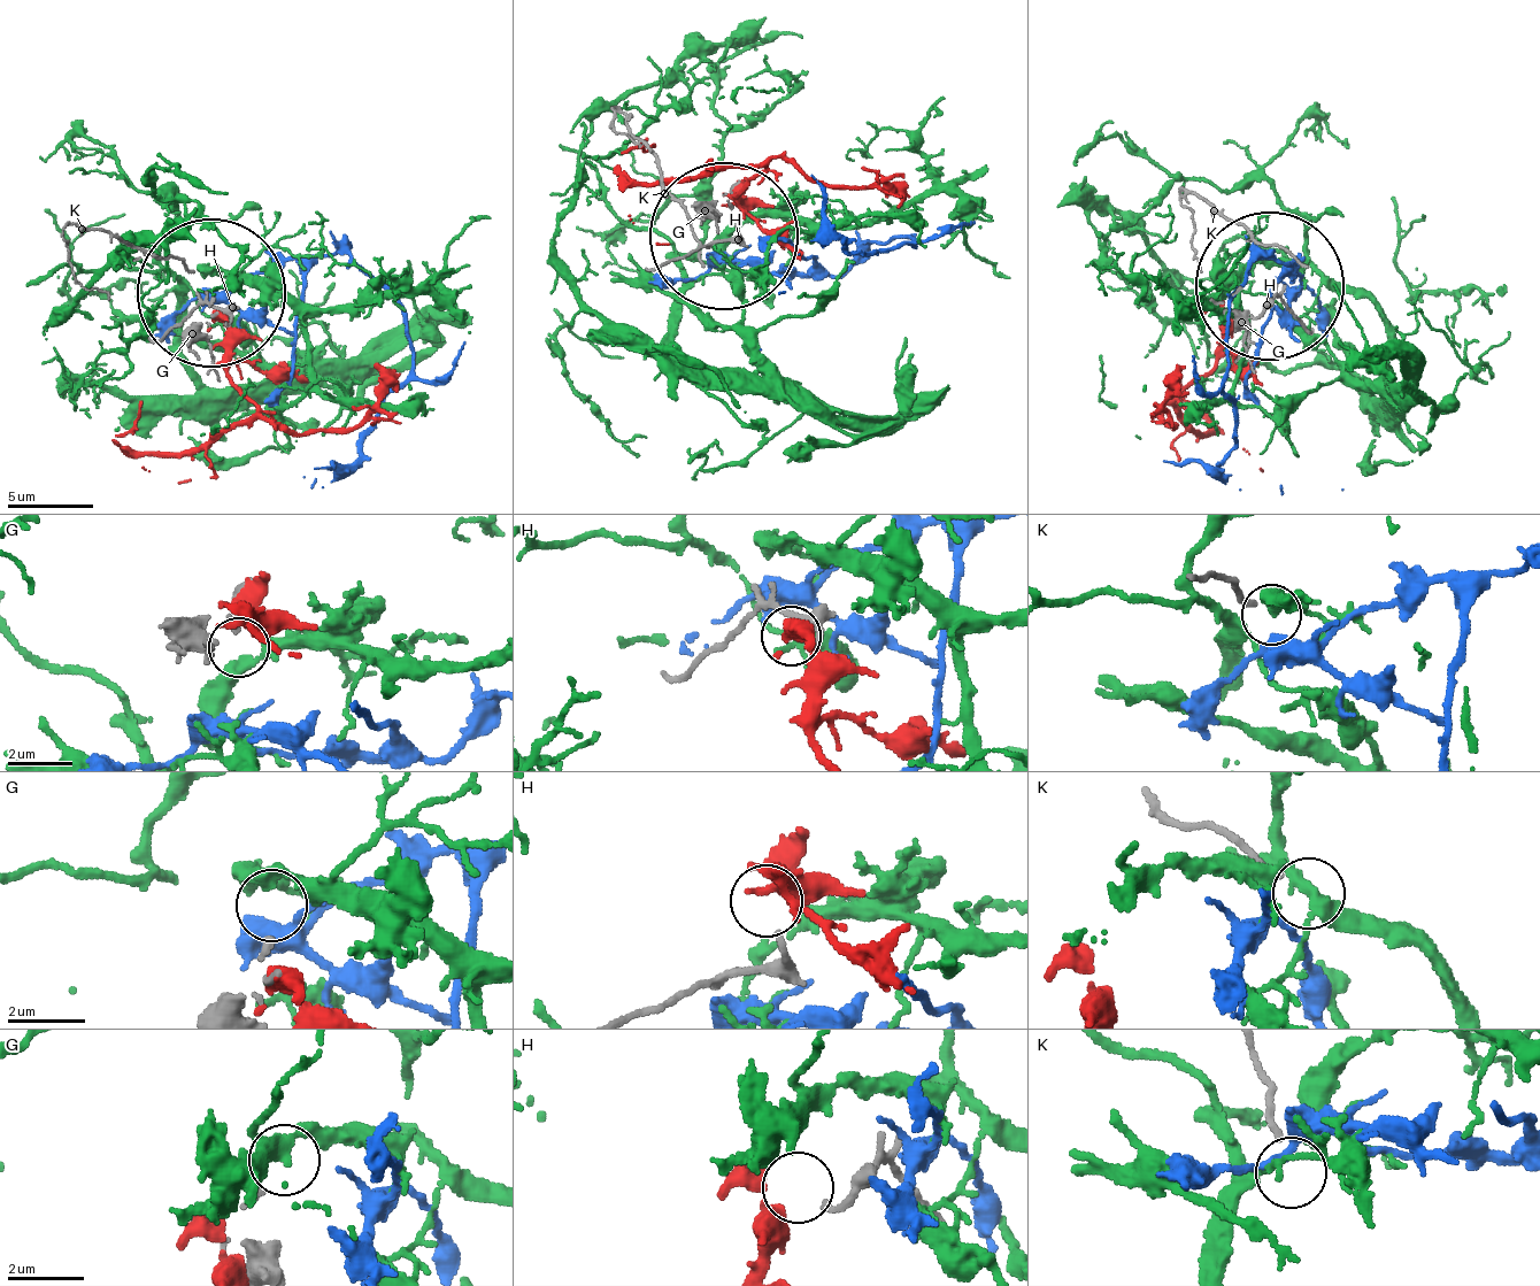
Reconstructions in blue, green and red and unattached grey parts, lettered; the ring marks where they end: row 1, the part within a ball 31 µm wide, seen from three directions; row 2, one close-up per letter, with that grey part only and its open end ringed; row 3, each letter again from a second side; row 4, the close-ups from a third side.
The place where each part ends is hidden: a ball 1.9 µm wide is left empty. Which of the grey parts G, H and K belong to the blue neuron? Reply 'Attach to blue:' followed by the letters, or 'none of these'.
Attach to blue: none of these

